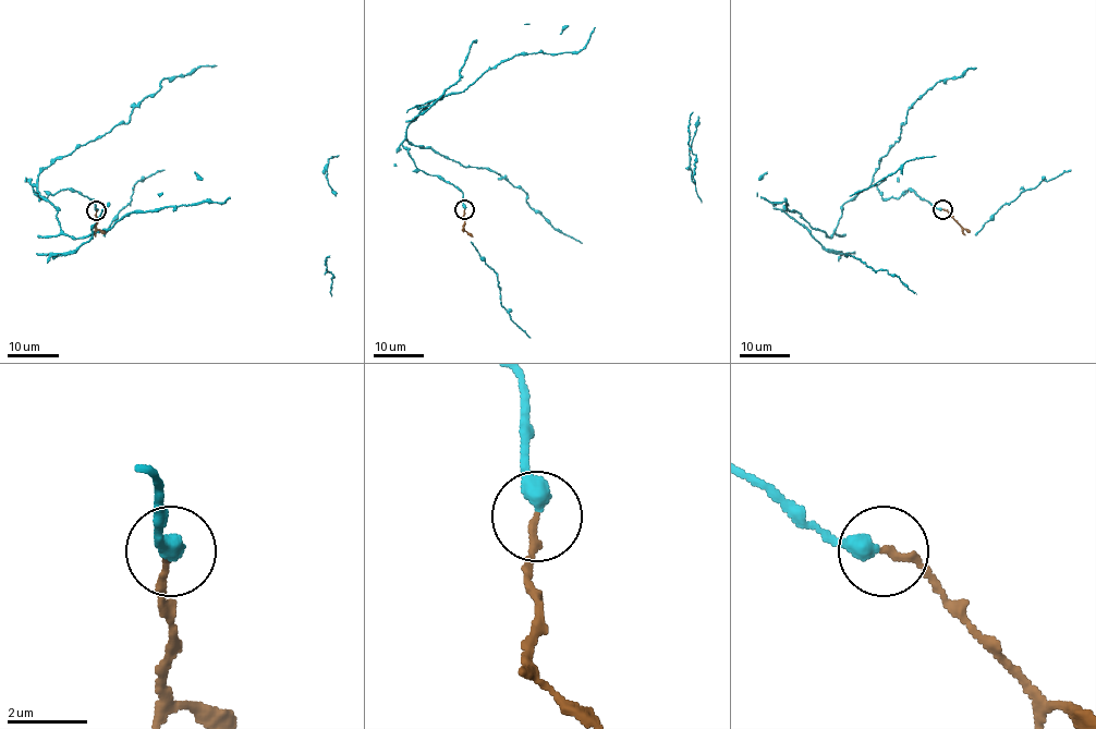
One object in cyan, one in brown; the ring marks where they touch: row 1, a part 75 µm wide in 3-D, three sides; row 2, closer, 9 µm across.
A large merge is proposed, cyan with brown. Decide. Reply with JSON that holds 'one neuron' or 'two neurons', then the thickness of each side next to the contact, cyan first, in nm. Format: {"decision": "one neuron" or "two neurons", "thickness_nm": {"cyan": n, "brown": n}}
{"decision": "one neuron", "thickness_nm": {"cyan": 440, "brown": 180}}

